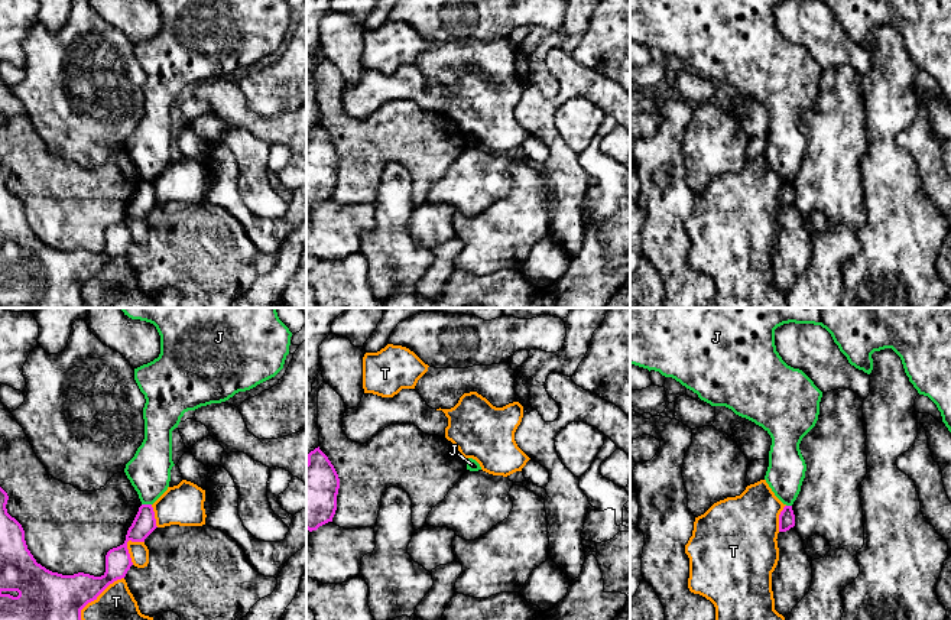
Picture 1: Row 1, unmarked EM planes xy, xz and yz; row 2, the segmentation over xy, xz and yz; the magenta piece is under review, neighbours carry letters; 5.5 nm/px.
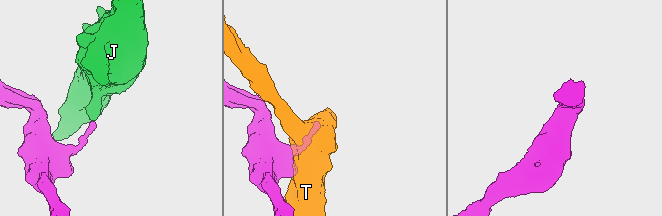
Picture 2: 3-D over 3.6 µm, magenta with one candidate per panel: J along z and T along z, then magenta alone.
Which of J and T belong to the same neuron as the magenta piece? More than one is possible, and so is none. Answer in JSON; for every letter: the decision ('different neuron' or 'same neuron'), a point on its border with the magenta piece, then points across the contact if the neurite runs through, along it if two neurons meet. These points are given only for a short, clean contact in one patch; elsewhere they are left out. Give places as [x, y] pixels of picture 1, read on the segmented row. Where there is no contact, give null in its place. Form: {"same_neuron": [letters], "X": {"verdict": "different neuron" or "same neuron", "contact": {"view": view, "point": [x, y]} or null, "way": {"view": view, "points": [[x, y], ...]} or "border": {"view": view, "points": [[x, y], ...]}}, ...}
{"same_neuron": [], "J": {"verdict": "different neuron", "contact": {"view": "xy", "point": [146, 505]}, "border": {"view": "xy", "points": [[142, 503], [151, 505]]}}, "T": {"verdict": "different neuron", "contact": {"view": "xy", "point": [97, 596]}}}

